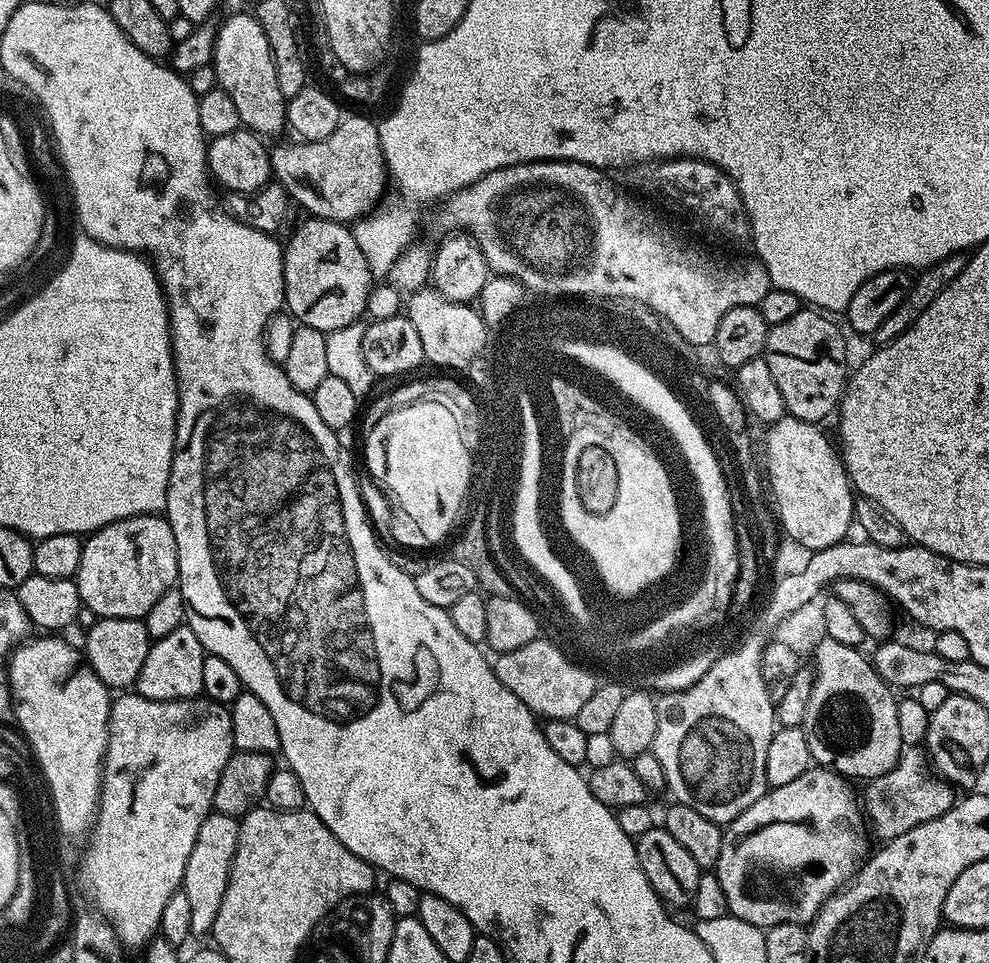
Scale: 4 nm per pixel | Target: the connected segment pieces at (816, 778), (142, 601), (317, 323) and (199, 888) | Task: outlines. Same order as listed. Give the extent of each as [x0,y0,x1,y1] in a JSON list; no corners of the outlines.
[[714,766,870,930],[75,514,178,619],[284,218,374,333],[182,810,240,937]]

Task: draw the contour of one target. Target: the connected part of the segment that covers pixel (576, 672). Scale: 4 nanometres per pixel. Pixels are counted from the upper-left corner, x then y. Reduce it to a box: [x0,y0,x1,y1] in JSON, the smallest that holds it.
[494,638,598,720]

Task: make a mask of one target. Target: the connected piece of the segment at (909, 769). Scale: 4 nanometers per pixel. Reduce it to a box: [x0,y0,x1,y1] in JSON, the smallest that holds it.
[864,745,955,839]

